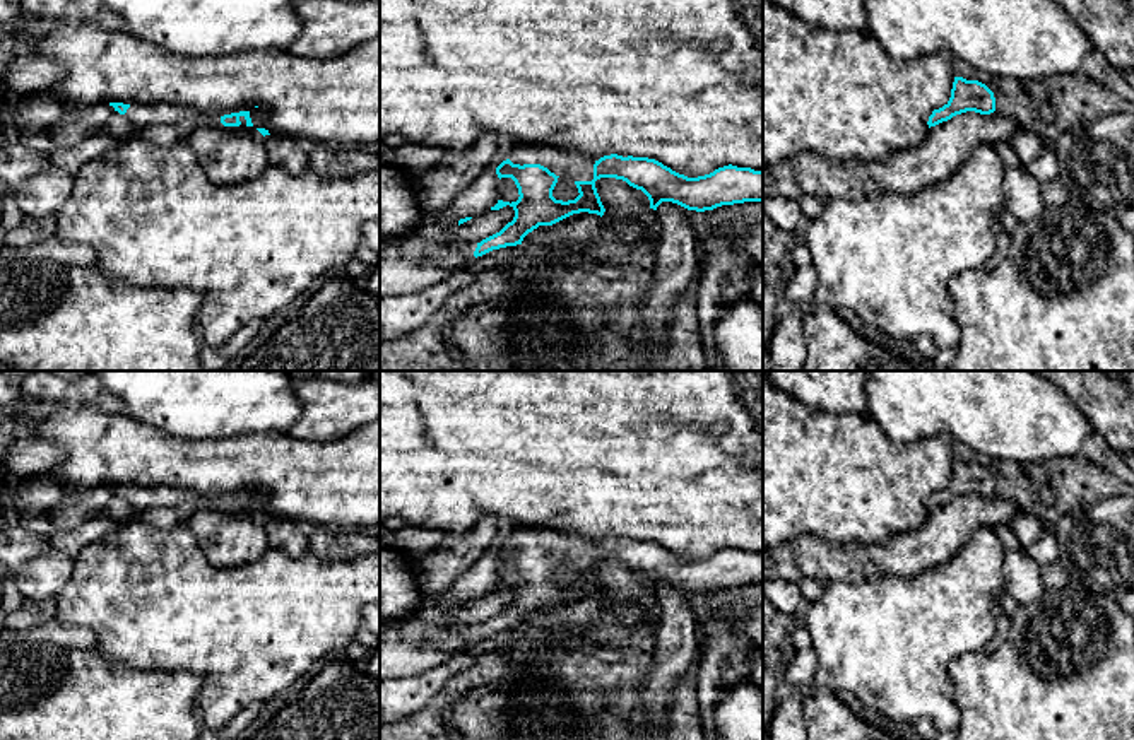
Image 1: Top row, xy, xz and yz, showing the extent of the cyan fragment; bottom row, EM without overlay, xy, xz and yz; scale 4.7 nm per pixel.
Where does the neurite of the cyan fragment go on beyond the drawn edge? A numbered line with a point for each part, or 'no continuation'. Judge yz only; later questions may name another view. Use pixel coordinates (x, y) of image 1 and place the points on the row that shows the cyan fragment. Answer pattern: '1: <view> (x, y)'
no continuation

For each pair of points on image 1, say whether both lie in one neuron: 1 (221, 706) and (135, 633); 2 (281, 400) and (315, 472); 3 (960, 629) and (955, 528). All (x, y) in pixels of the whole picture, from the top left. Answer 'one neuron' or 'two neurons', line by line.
1: one neuron
2: two neurons
3: two neurons

